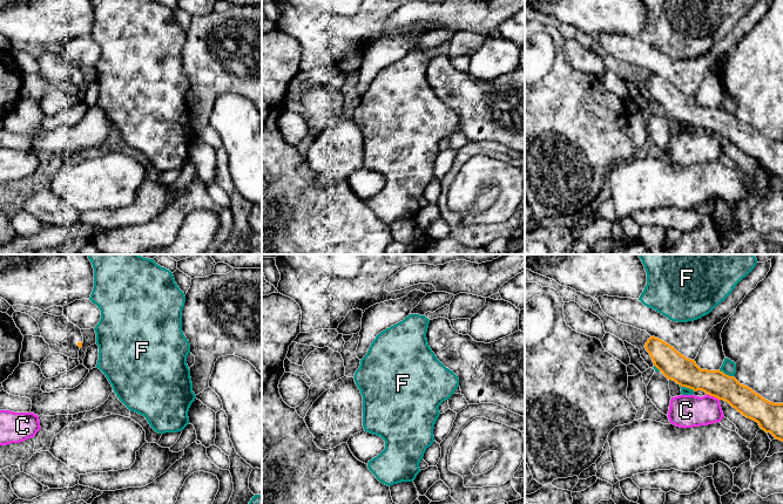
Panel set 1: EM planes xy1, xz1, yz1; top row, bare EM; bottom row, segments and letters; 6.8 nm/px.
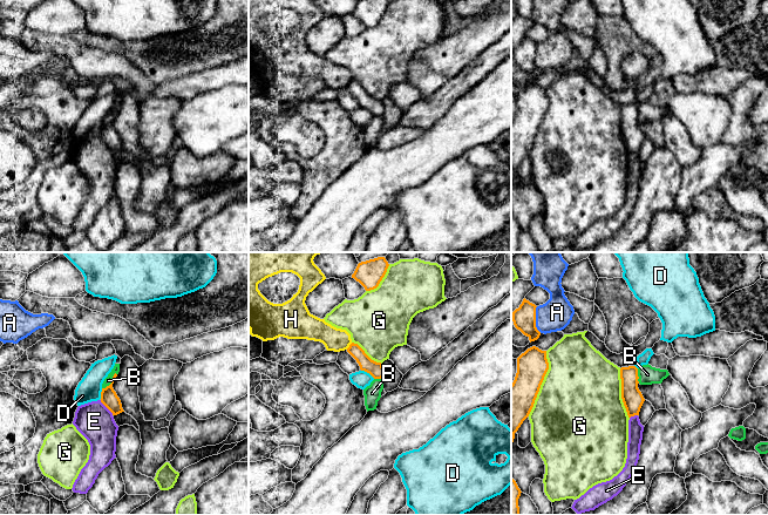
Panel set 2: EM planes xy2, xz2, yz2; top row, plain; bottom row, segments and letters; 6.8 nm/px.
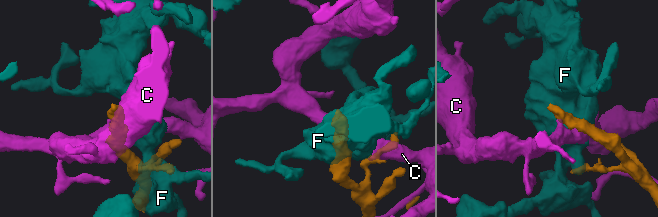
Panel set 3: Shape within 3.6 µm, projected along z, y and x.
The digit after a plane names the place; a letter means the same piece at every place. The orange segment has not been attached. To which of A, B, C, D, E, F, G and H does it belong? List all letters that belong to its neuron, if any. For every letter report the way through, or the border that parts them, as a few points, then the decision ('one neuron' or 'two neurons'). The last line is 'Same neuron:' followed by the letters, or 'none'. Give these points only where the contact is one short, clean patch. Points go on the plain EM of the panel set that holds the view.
A: two neurons
B: border xy2 (115, 109), (113, 117), (102, 126); two neurons
C: two neurons
D: two neurons
E: border xy2 (100, 137), (113, 151); two neurons
F: two neurons
G: two neurons
H: two neurons
Same neuron: none

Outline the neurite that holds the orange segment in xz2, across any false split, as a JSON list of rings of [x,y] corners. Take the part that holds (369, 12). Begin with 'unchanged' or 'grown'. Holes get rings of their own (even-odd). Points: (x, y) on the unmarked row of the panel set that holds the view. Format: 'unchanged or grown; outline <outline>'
unchanged; outline [[[359,0],[352,15],[359,19],[366,28],[371,28],[379,23],[388,4],[388,0]]]

